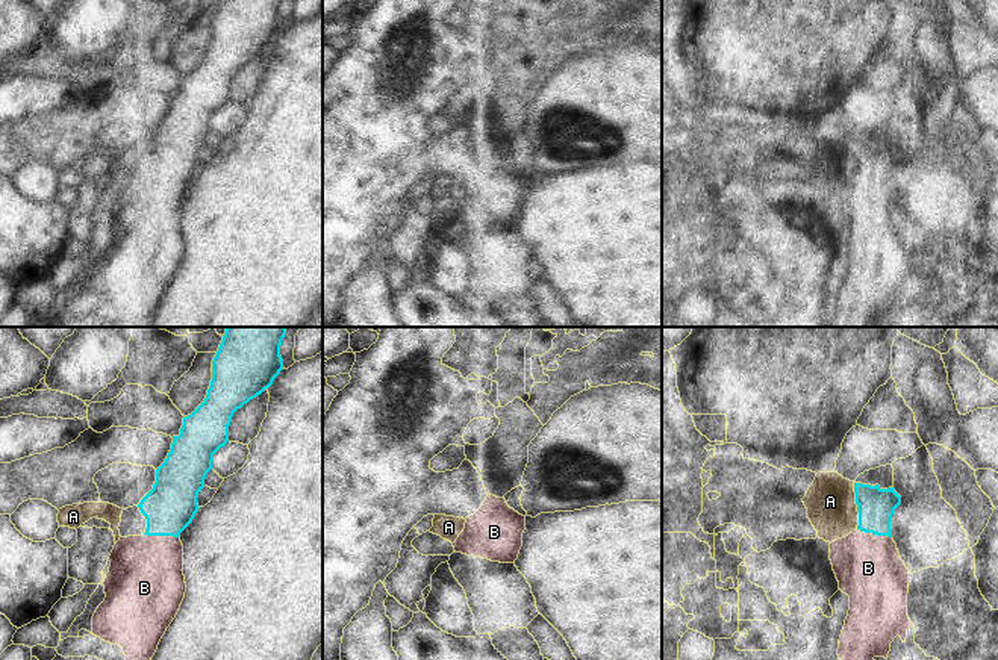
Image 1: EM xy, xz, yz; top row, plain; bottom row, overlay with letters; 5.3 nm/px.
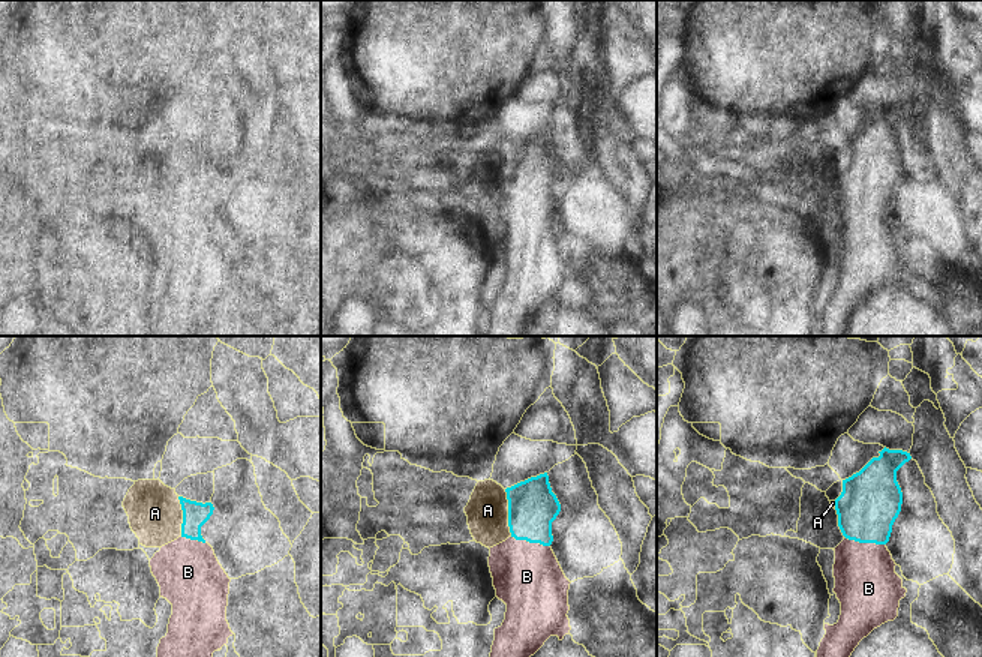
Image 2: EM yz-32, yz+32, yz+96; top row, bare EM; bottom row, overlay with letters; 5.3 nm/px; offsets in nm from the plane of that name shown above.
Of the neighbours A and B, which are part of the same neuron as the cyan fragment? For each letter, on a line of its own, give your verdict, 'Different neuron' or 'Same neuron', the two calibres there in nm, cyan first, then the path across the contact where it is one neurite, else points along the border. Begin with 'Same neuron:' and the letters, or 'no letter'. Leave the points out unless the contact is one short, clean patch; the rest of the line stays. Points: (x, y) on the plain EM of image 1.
Same neuron: B
A: Different neuron. Thickness 200 nm (cyan) against 260 nm. Boundary: yz (853, 144), (857, 189)
B: Same neuron. Thickness 280 nm (cyan) against 400 nm. Path across: xy (171, 165), (161, 196), (159, 214), (146, 239)

